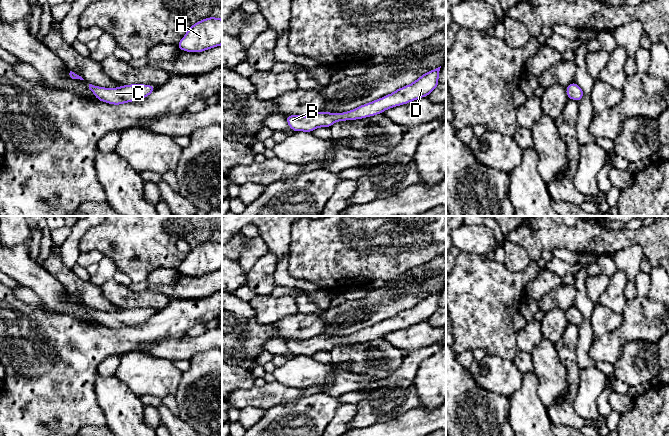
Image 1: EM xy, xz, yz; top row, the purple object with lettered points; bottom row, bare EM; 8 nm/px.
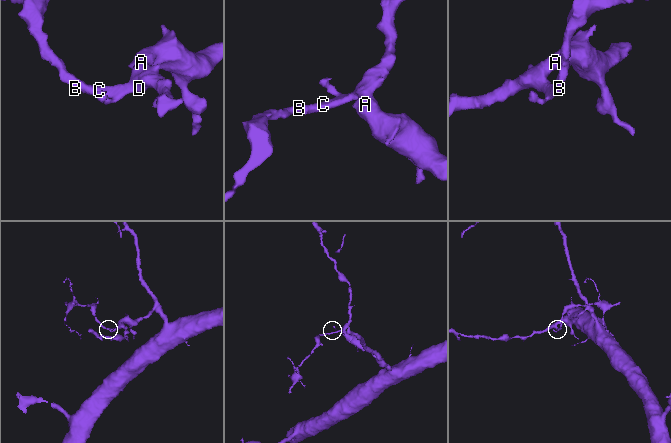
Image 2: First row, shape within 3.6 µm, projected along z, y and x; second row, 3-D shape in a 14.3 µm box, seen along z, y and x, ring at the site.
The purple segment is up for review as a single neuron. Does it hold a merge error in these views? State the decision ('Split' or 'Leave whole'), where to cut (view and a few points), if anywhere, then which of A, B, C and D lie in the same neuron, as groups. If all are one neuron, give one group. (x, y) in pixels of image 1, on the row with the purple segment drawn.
Leave whole. No split. Groups: A B C D

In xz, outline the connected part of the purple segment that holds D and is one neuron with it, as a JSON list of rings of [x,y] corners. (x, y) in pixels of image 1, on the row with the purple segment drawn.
[[[440,67],[430,70],[413,83],[397,89],[393,93],[378,100],[364,104],[344,113],[320,111],[308,116],[288,115],[286,121],[294,131],[312,132],[318,127],[331,127],[336,121],[363,119],[402,104],[408,104],[421,97],[427,97],[439,84]]]

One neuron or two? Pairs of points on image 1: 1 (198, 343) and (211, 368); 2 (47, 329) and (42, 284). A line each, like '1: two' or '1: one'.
1: two
2: two

